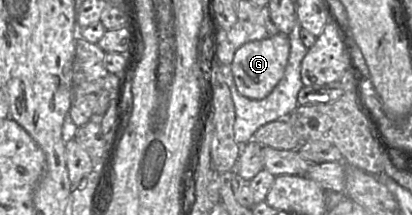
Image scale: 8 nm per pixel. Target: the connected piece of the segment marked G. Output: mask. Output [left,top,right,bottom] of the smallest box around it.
[230,33,289,100]

